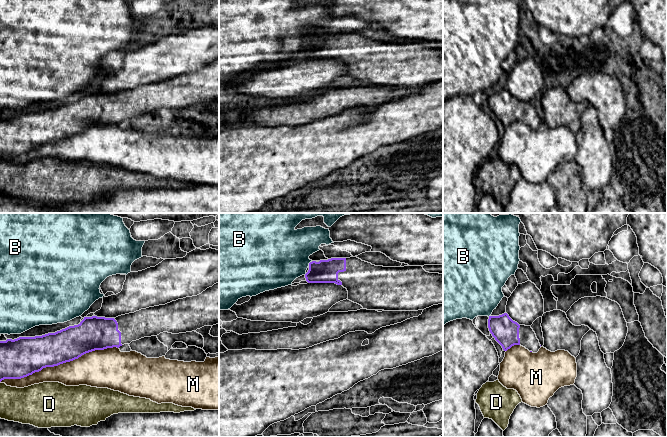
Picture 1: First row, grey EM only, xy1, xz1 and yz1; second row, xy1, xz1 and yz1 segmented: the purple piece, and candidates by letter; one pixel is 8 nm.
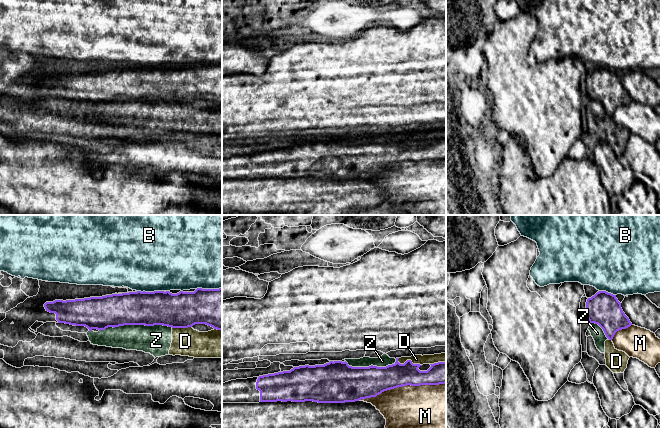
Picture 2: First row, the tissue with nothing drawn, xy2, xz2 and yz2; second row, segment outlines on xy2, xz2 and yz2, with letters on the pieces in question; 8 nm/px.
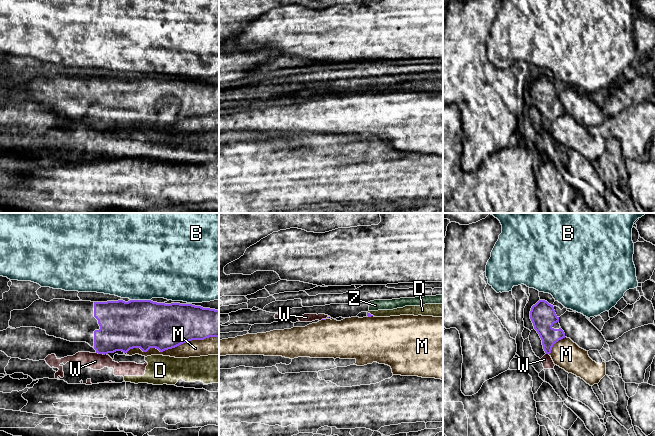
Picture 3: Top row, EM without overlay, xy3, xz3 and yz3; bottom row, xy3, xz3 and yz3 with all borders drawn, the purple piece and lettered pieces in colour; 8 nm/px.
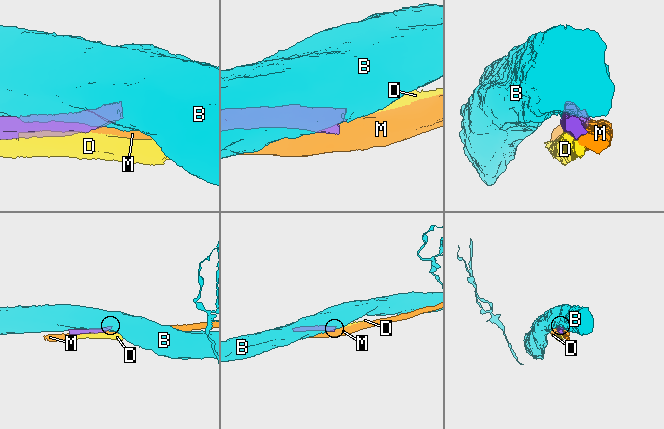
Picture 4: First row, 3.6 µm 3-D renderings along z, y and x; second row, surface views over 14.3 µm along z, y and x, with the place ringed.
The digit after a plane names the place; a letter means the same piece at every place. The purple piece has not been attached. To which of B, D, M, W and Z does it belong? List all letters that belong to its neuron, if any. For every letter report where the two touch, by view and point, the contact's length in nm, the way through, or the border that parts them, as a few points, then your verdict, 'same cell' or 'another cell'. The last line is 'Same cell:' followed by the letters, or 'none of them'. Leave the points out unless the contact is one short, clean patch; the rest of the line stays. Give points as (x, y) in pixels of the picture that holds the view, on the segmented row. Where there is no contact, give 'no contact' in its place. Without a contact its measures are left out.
B: xy2 (150, 292) | 220 nm | another cell
D: xz2 (409, 360) | 200 nm | another cell
M: xy1 (59, 364) | 1000 nm | another cell
W: xy3 (101, 353) | 90 nm | along xy3 (96, 352), (106, 354) | another cell
Z: xy2 (135, 324) | 600 nm | another cell
Same cell: none of them

